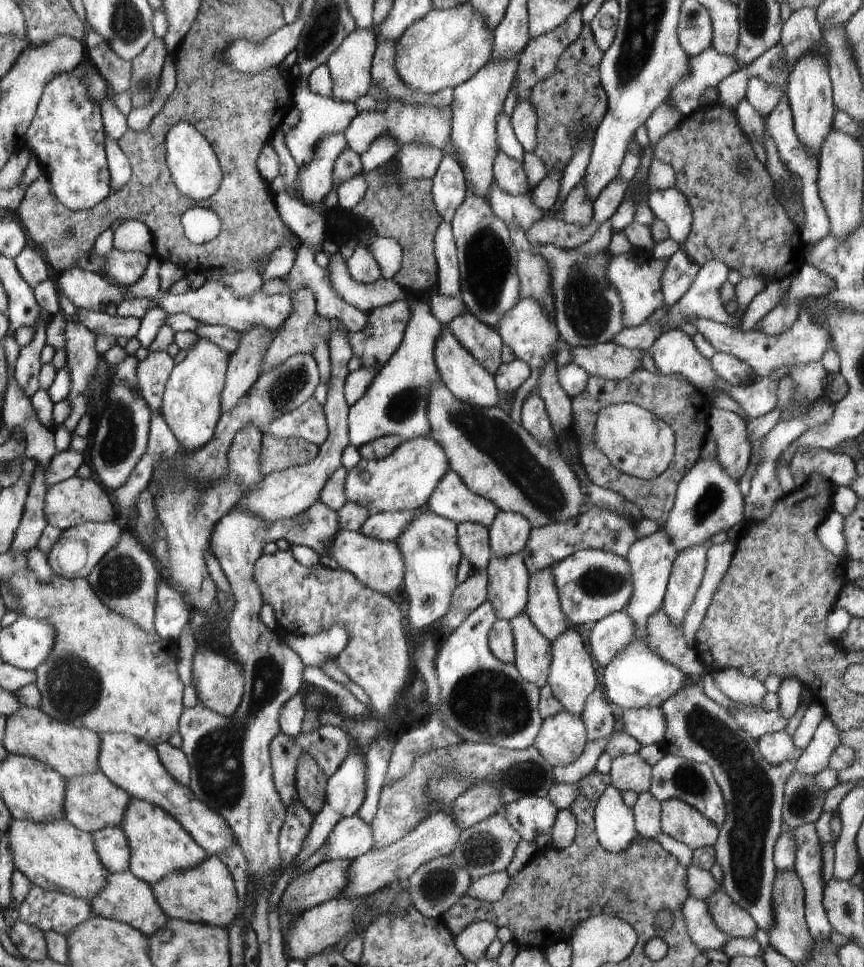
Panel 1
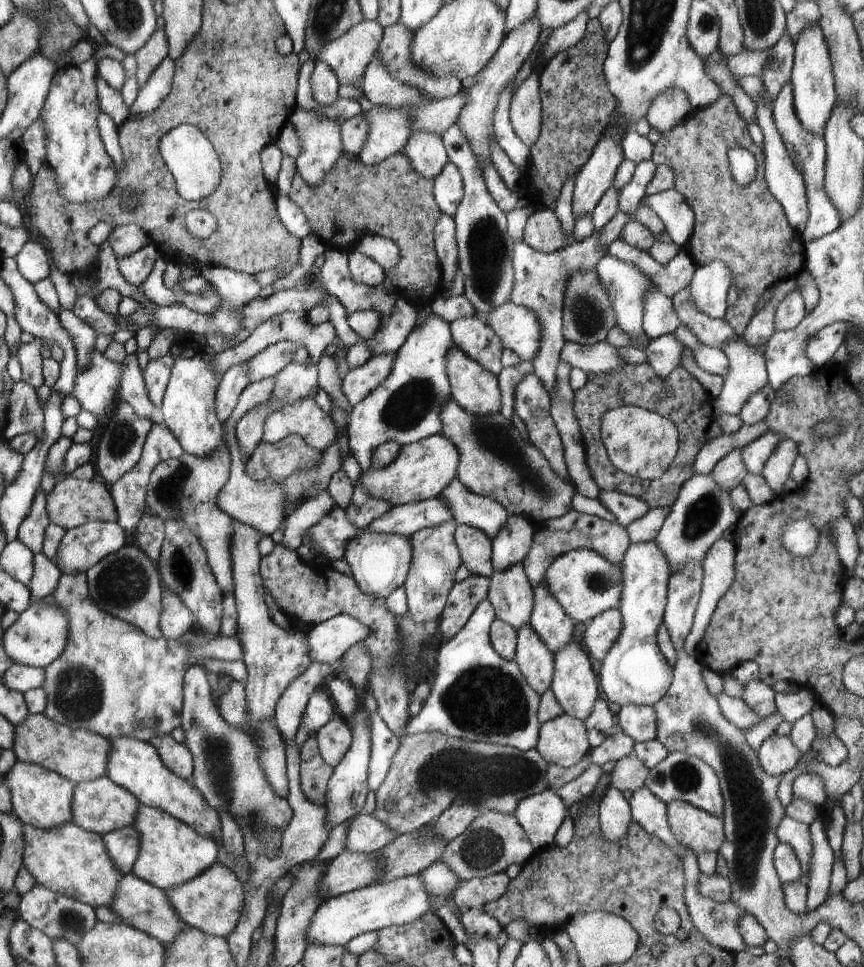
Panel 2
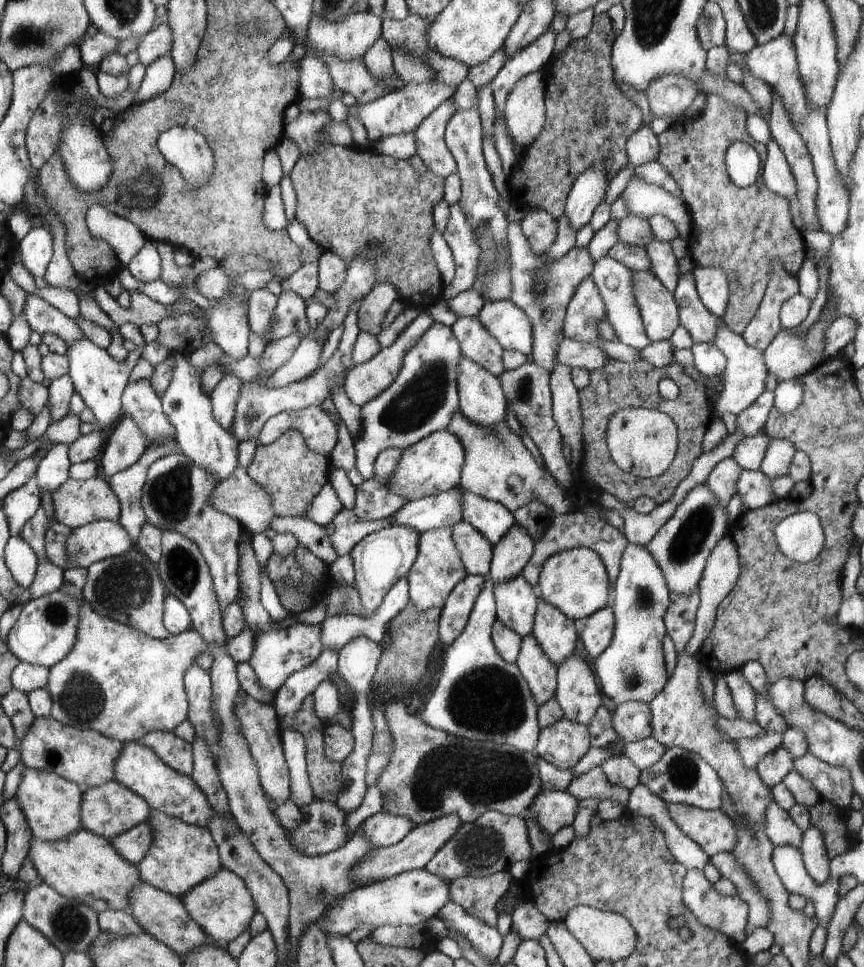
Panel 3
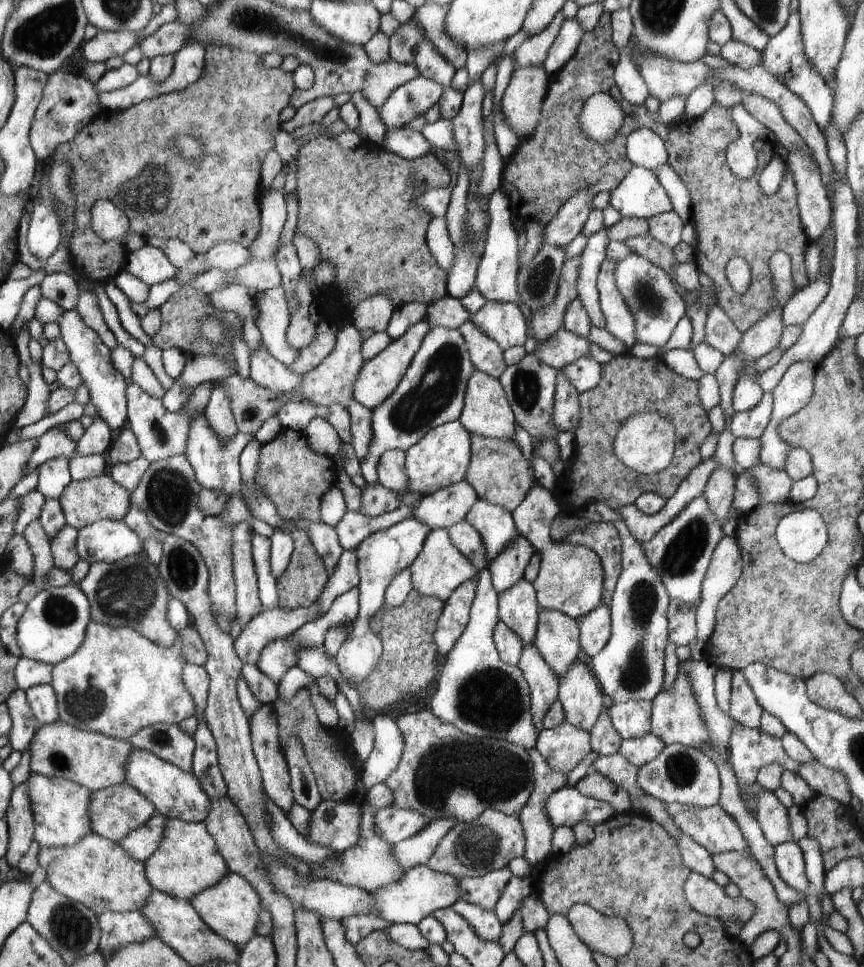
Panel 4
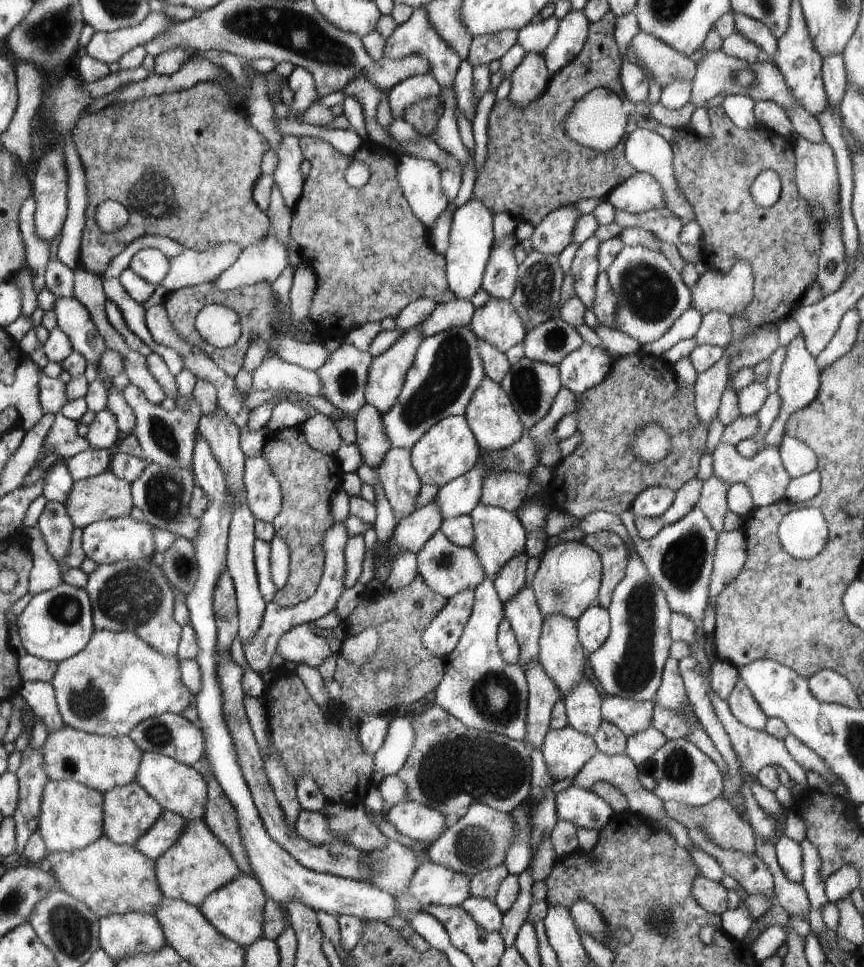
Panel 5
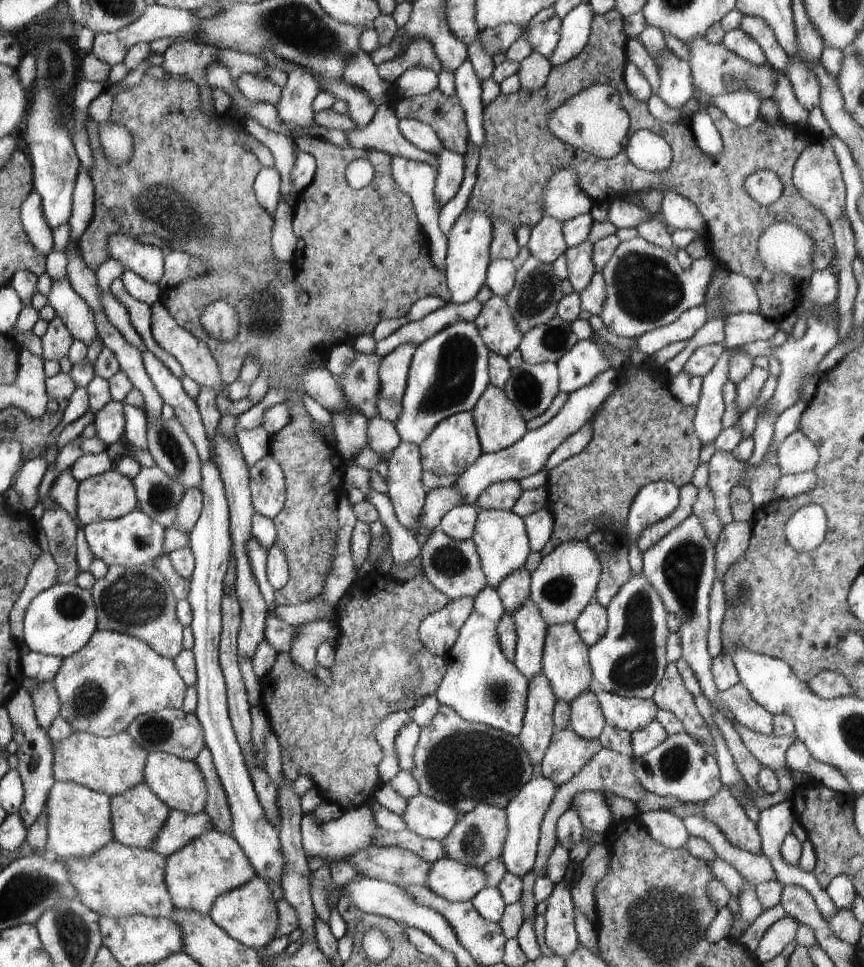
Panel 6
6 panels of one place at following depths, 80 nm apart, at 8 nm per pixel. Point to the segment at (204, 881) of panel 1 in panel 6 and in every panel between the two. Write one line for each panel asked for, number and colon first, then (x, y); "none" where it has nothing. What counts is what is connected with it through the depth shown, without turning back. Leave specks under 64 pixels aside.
2: (213, 901)
3: (221, 905)
4: (230, 908)
5: (236, 910)
6: (247, 914)

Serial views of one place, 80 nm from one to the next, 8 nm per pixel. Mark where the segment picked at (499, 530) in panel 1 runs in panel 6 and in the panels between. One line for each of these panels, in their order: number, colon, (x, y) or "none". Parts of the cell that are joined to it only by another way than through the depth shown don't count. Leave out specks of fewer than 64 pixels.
2: (513, 541)
3: (510, 554)
4: (509, 566)
5: (511, 578)
6: (515, 589)

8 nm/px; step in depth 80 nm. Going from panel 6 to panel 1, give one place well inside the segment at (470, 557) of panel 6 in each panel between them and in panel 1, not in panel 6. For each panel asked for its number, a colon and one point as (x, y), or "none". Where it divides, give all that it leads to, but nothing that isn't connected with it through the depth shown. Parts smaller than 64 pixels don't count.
1: (428, 544)
2: (435, 558)
3: (438, 568)
4: (439, 569)
5: (445, 568)

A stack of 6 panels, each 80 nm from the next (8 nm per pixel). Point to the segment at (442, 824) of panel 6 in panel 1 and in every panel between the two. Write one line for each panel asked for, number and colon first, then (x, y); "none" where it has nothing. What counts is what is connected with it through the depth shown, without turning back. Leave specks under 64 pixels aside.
1: (351, 838)
2: (365, 835)
3: (382, 829)
4: (392, 825)
5: (413, 821)

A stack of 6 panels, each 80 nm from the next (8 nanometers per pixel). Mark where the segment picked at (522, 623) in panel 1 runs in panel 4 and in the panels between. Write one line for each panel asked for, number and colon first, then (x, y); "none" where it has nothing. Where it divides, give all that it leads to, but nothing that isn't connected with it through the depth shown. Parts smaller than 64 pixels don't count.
2: (536, 663)
3: (540, 673)
4: (543, 683)

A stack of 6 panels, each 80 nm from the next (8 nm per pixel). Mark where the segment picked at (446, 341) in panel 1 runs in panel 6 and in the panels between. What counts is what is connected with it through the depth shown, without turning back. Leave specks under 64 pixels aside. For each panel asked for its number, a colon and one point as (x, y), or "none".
2: (476, 390)
3: (481, 397)
4: (486, 412)
5: (490, 416)
6: (499, 424)

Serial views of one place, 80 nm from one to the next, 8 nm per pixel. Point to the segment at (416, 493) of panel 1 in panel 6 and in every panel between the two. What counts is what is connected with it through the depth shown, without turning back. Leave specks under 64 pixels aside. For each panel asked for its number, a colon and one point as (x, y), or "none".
2: (422, 469)
3: (433, 465)
4: (440, 459)
5: (448, 450)
6: (453, 445)

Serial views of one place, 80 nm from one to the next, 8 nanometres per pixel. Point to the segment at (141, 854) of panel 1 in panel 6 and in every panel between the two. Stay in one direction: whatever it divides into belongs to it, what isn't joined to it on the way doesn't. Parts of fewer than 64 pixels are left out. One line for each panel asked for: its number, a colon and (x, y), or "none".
2: (170, 853)
3: (180, 856)
4: (188, 860)
5: (197, 863)
6: (213, 863)

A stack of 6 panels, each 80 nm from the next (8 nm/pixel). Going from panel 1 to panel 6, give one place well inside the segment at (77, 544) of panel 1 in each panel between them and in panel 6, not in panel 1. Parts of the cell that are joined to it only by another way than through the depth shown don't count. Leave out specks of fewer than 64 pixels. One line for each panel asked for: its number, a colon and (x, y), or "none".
2: (82, 547)
3: (98, 540)
4: (106, 540)
5: (108, 541)
6: (135, 539)

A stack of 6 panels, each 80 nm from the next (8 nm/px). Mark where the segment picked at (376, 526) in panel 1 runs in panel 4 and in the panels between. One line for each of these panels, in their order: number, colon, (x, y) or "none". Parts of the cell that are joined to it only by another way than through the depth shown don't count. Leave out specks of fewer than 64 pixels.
2: (403, 520)
3: (442, 510)
4: (445, 507)

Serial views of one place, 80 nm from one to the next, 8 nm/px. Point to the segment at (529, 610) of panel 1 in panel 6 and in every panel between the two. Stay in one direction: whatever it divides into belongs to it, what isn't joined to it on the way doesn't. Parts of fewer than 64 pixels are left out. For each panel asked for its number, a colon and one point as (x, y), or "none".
2: (548, 619)
3: (555, 632)
4: (557, 635)
5: (560, 652)
6: (565, 663)

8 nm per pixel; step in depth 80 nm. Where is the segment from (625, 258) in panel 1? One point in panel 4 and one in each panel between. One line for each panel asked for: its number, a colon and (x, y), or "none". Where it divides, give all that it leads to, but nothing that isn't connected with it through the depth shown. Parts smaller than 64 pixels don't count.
2: (626, 284)
3: (614, 280)
4: (618, 317)

